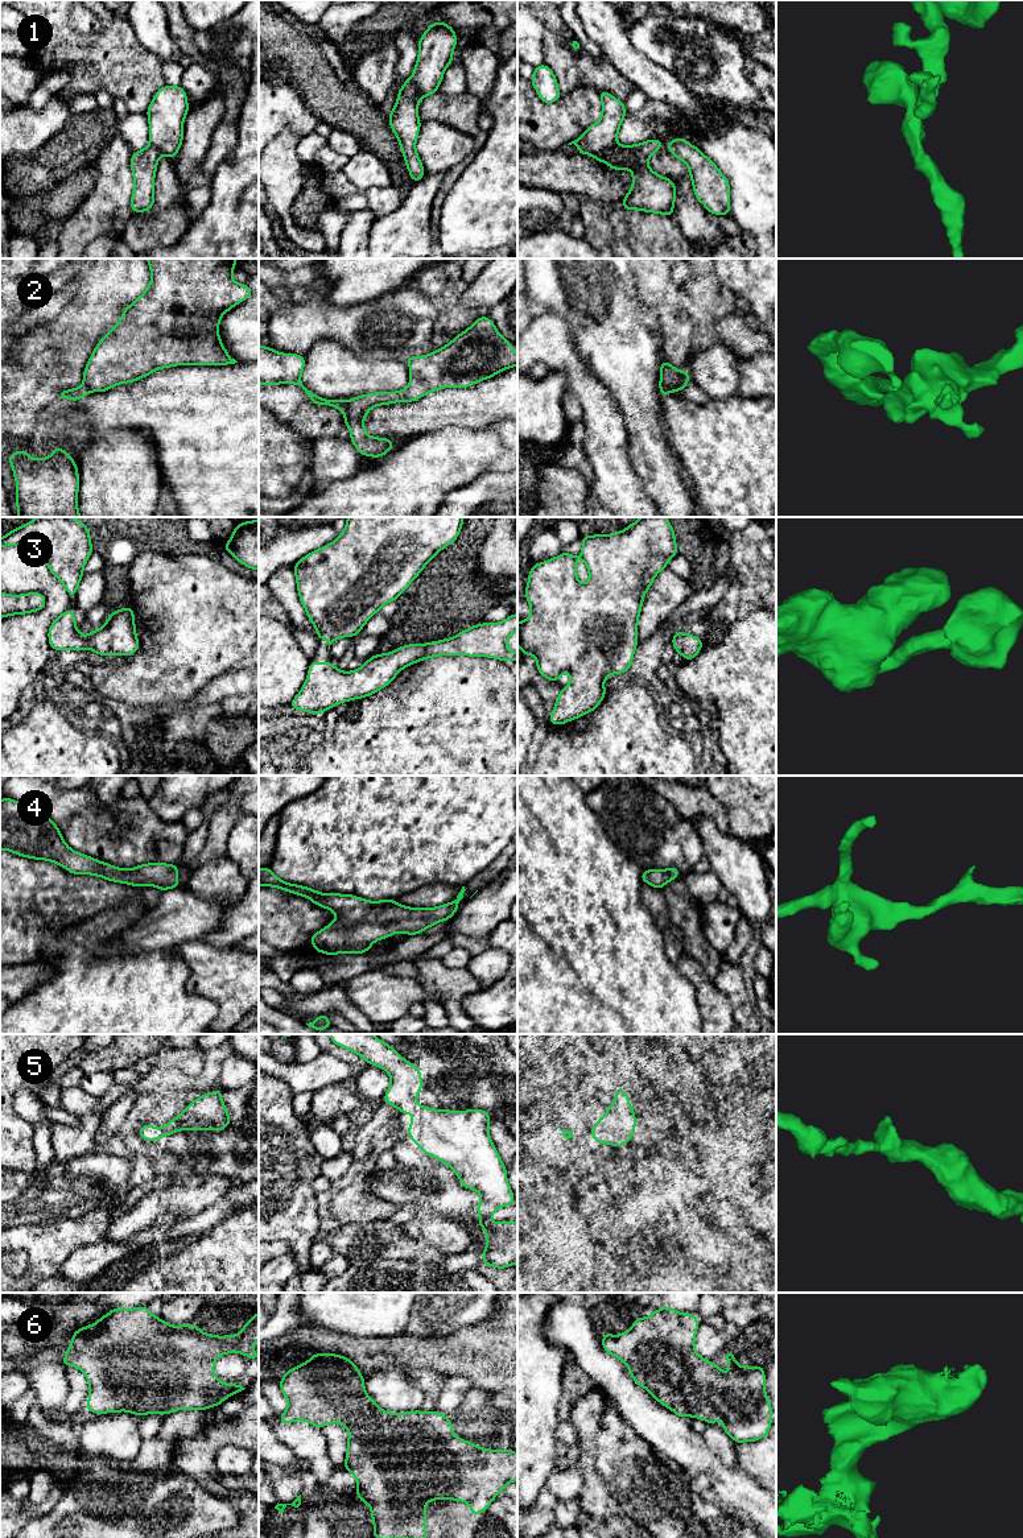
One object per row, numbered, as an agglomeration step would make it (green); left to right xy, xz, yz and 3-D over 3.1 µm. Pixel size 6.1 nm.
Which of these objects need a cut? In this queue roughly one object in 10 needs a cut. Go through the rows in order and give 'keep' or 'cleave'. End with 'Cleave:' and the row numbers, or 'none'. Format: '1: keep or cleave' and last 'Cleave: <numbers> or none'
1: cleave
2: cleave
3: keep
4: keep
5: keep
6: keep
Cleave: 1, 2

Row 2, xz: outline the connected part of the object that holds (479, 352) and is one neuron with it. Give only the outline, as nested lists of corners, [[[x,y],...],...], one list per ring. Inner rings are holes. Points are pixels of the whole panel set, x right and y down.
[[[479,317],[469,328],[458,334],[450,343],[437,351],[424,356],[405,357],[409,365],[411,380],[405,389],[397,392],[375,392],[358,396],[346,401],[345,425],[348,427],[350,442],[363,456],[380,458],[389,452],[395,442],[388,438],[371,437],[364,430],[366,414],[374,408],[395,402],[412,402],[425,394],[444,388],[467,388],[488,380],[504,369],[517,365],[517,354],[512,350],[512,343],[504,339],[488,317]]]

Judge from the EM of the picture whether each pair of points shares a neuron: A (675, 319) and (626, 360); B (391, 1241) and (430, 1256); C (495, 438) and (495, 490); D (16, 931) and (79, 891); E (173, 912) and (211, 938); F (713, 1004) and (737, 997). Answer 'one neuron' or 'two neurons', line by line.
A: two neurons
B: one neuron
C: two neurons
D: one neuron
E: two neurons
F: two neurons

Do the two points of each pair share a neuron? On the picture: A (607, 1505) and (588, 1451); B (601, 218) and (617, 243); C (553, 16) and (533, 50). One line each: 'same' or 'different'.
A: same
B: same
C: different

